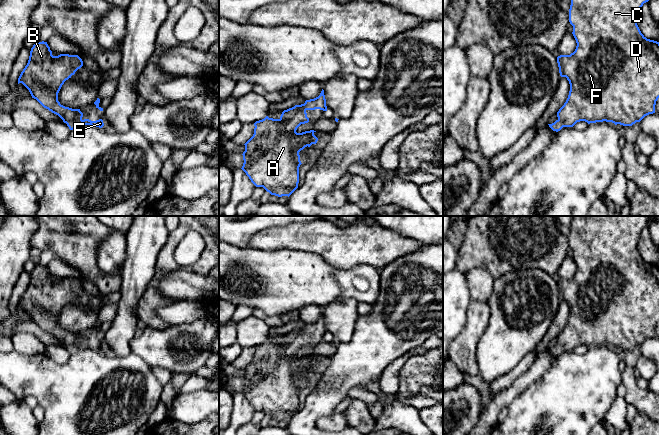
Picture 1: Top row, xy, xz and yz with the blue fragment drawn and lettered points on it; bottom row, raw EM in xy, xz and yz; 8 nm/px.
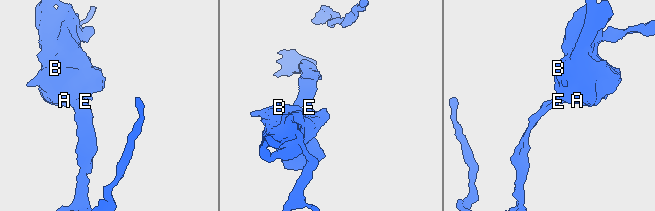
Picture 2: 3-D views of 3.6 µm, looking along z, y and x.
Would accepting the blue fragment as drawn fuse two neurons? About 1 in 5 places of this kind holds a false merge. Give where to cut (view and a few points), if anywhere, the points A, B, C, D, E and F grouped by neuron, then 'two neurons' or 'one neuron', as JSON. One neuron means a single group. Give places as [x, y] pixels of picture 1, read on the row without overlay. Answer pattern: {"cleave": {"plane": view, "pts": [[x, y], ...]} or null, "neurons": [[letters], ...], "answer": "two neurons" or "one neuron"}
{"cleave": null, "neurons": [["A", "B", "C", "D", "E", "F"]], "answer": "one neuron"}

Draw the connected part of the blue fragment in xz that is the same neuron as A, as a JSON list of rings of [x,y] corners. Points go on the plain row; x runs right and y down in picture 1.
[[[323,313],[318,321],[284,334],[279,343],[266,340],[254,347],[254,358],[244,368],[244,387],[241,393],[256,411],[263,411],[271,419],[278,421],[289,421],[298,412],[299,391],[302,388],[299,376],[307,370],[316,368],[318,362],[314,359],[314,354],[302,357],[297,357],[296,354],[301,348],[309,346],[306,335],[315,333],[327,335]]]

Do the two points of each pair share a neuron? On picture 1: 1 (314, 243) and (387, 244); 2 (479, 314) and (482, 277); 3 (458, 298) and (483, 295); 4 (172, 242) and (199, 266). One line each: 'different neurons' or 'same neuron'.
1: same neuron
2: different neurons
3: different neurons
4: same neuron

